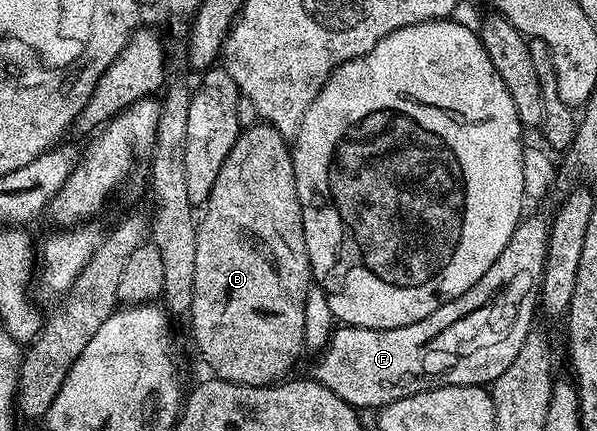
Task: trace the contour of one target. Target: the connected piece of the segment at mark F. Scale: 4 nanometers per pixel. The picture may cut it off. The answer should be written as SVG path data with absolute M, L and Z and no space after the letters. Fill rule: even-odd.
M520 225L515 228L513 237L509 237L509 245L505 245L505 249L501 249L501 257L497 257L497 261L493 261L493 265L489 265L489 273L485 273L485 277L481 277L481 281L477 281L477 285L473 285L465 293L461 293L461 297L457 297L453 301L449 301L445 305L441 305L441 309L433 309L433 313L429 313L429 317L421 317L421 321L413 321L413 325L405 325L397 329L365 329L364 327L349 327L346 325L336 326L331 332L331 342L327 344L322 352L323 360L319 363L319 368L313 371L314 378L318 379L321 385L325 385L329 389L333 389L333 393L337 393L337 397L341 397L350 407L356 409L364 409L363 407L375 407L374 409L382 409L389 406L393 401L401 401L405 397L413 397L417 393L425 393L432 391L438 387L482 387L494 383L497 377L501 377L501 373L505 373L505 369L509 369L509 365L513 365L513 357L517 357L517 352L521 349L521 345L525 341L525 337L533 330L531 323L535 319L535 311L537 315L537 292L540 290L543 282L543 266L547 260L547 231L541 229L538 231L535 227L526 227ZM479 289L485 295L495 295L495 297L511 297L511 307L513 307L513 317L517 315L517 319L511 319L511 343L497 343L491 345L491 349L487 351L487 355L479 355L477 351L477 359L467 359L467 361L457 361L451 367L447 367L447 361L421 361L425 357L423 345L437 335L441 329L445 329L449 323L453 323L457 317L461 317L463 313L475 309L481 303L481 295ZM479 365L485 367L485 371L479 371Z

